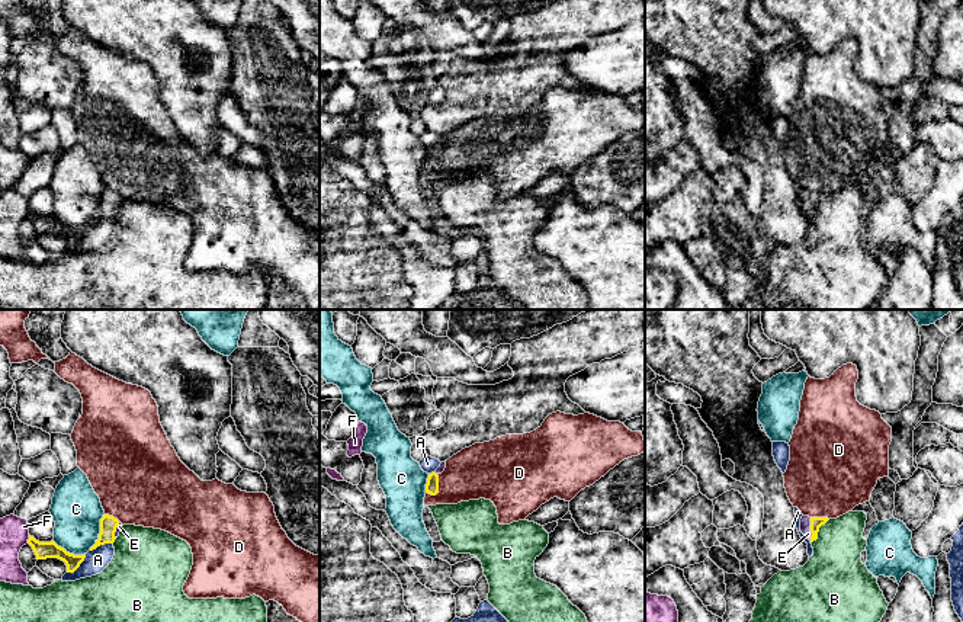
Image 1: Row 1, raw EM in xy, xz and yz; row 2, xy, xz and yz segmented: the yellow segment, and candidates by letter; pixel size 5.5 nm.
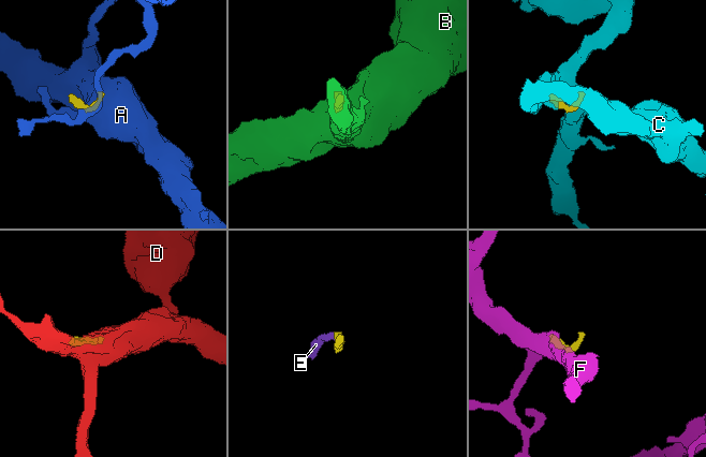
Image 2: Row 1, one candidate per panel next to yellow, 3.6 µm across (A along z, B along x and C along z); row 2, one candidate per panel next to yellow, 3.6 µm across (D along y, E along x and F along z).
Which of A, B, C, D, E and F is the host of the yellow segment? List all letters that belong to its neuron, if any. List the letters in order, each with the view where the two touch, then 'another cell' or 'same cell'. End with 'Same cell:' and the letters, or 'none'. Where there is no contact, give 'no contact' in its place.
A: meets yellow in xy; another cell
B: meets yellow in yz; another cell
C: meets yellow in xy; another cell
D: meets yellow in xz; another cell
E: meets yellow in yz; same cell
F: meets yellow in xy; another cell
Same cell: E

